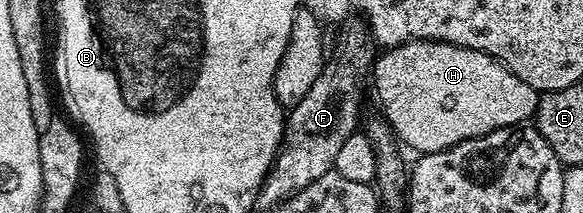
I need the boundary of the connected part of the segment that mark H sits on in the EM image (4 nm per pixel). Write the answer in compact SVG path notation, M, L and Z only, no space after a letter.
M414 39L411 43L383 50L381 54L372 63L374 87L382 102L381 114L393 134L417 153L442 151L465 139L478 139L481 135L499 131L501 127L517 127L533 120L539 92L484 53L451 43L437 43L434 39Z

